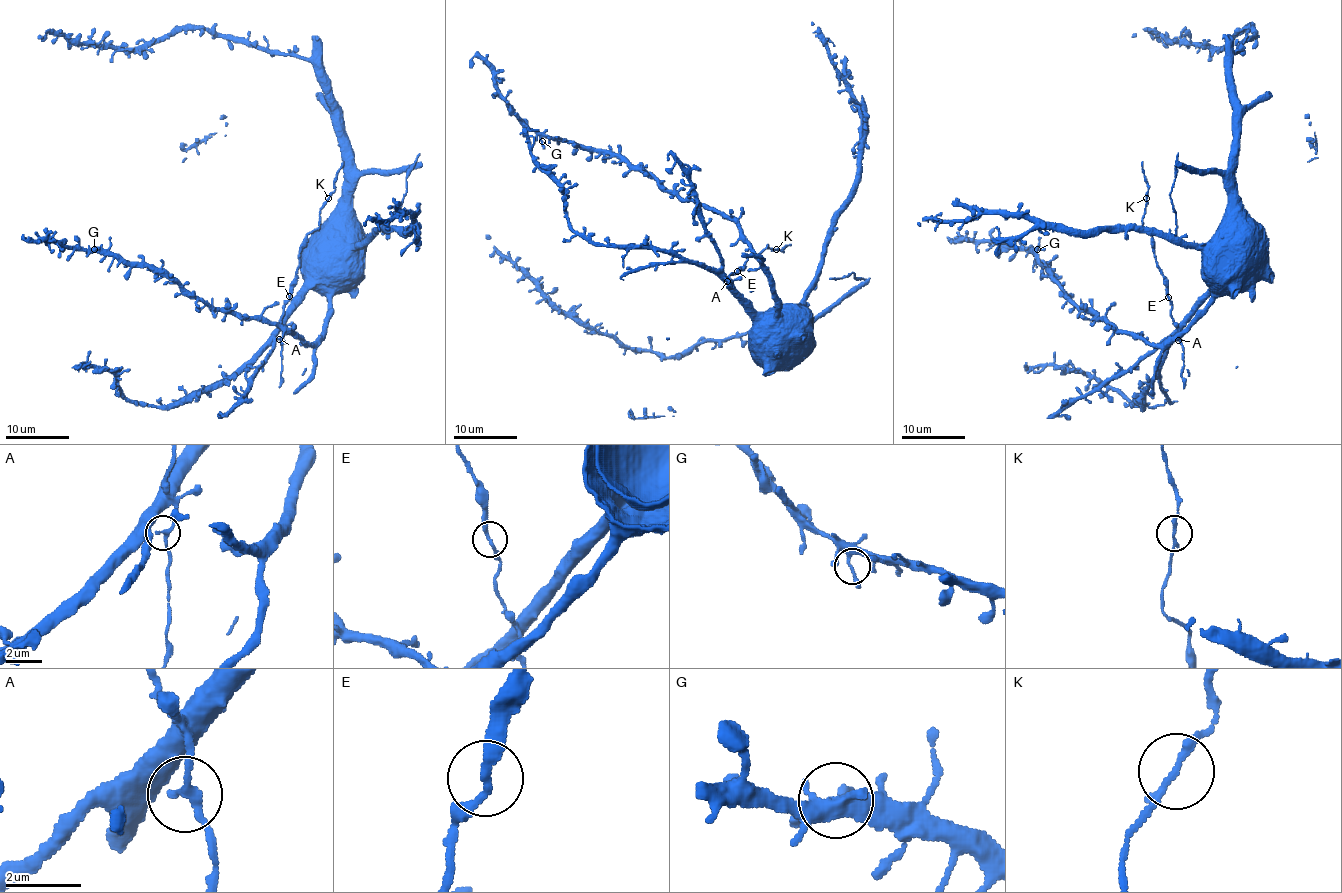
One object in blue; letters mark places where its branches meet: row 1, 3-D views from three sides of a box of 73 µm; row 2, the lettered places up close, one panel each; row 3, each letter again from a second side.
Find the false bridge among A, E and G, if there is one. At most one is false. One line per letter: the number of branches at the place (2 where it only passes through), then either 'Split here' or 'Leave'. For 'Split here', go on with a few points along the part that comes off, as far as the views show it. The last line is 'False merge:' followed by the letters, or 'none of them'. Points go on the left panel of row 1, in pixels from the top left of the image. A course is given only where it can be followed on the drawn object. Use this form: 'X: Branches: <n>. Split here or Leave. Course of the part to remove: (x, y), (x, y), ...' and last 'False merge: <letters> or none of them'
A: Branches: 2. Leave
E: Branches: 2. Leave
G: Branches: 2. Leave
False merge: none of them

